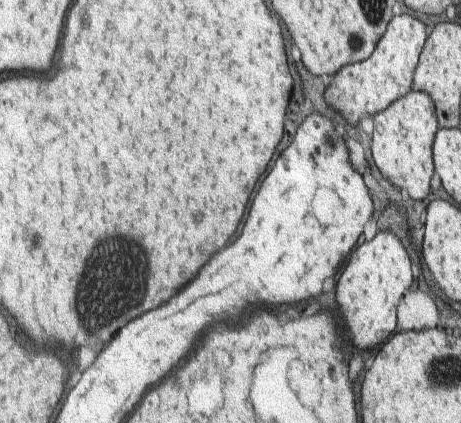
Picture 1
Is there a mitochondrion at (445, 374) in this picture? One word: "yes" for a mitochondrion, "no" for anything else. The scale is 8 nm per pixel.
yes

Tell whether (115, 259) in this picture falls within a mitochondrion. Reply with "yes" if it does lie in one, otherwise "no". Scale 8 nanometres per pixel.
yes

